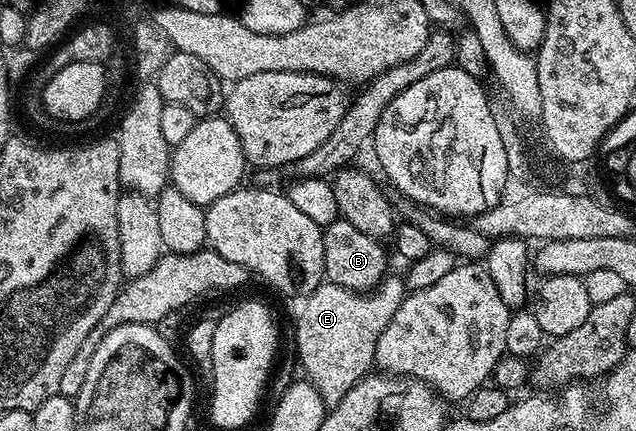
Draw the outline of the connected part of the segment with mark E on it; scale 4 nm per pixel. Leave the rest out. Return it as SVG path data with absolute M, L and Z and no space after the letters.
M389 273L384 280L372 291L359 292L351 291L340 287L336 283L327 281L314 288L313 291L303 300L300 307L300 316L296 319L296 351L300 354L300 363L304 366L307 382L312 383L318 389L325 408L331 409L358 385L358 381L364 378L373 370L376 362L376 346L378 337L382 337L382 329L398 313L398 305L402 305L406 294L405 280Z

